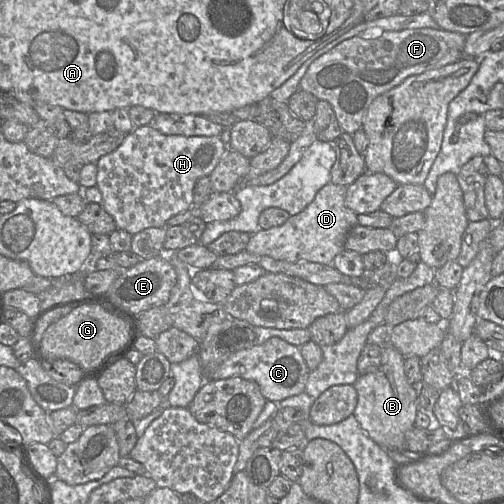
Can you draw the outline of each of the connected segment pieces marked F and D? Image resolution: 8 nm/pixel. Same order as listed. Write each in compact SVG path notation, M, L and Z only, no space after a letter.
M441 28L384 31L374 39L355 36L314 60L301 79L299 88L319 100L328 101L342 130L353 135L363 127L368 107L377 96L410 76L462 59L466 36Z
M328 183L316 194L314 200L300 213L292 215L280 226L251 234L246 251L288 262L309 261L332 265L334 257L344 250L349 231L358 225L358 215L347 208L347 186Z

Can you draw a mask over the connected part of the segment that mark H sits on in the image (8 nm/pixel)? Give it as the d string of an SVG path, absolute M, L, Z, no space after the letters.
M153 125L134 128L117 149L96 162L96 186L102 193L102 205L113 217L117 229L125 230L131 235L147 228L164 227L172 216L191 209L197 180L210 176L228 148L220 136L166 135Z

